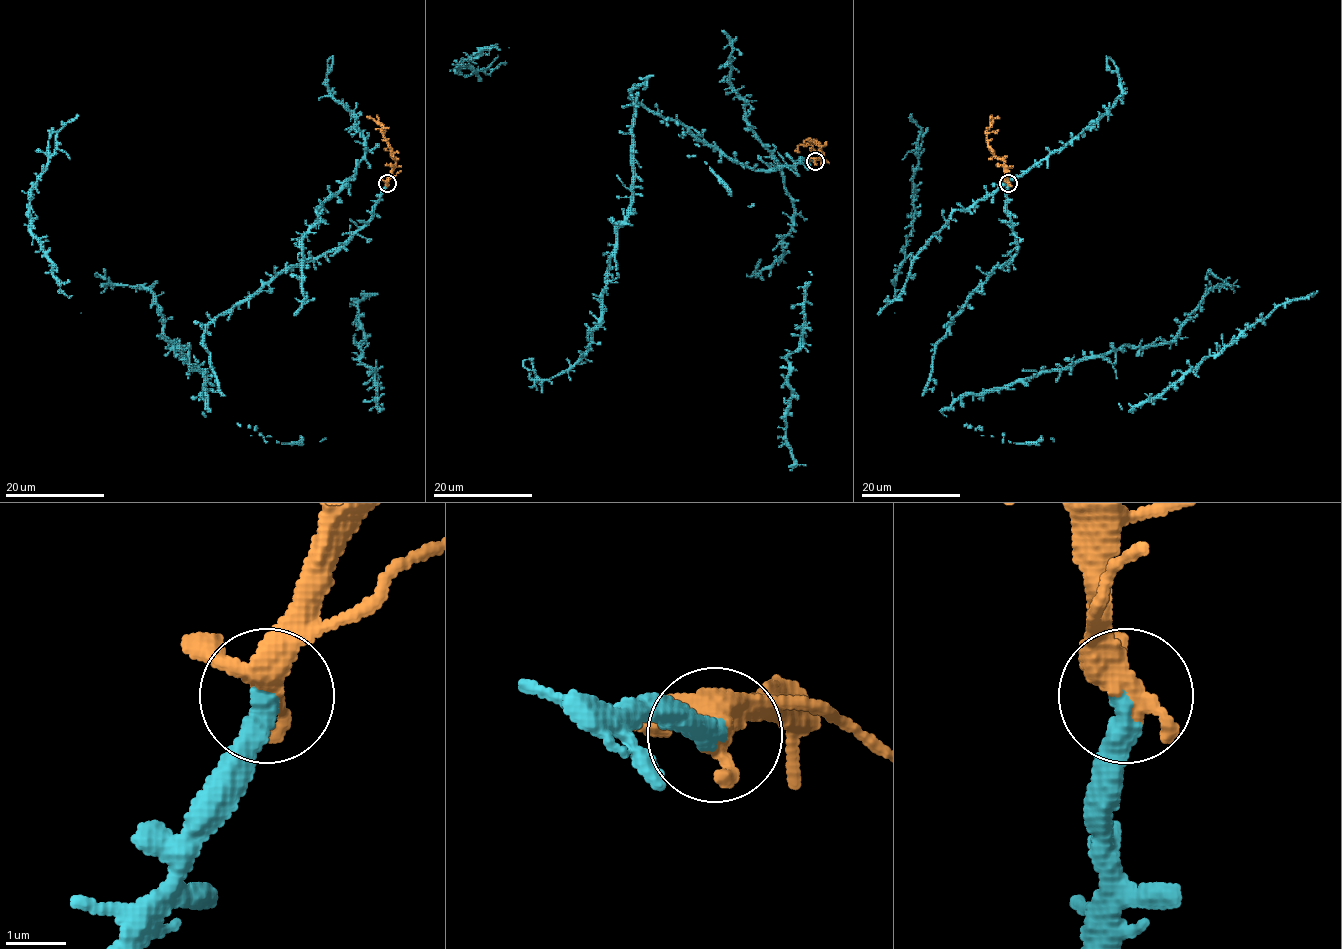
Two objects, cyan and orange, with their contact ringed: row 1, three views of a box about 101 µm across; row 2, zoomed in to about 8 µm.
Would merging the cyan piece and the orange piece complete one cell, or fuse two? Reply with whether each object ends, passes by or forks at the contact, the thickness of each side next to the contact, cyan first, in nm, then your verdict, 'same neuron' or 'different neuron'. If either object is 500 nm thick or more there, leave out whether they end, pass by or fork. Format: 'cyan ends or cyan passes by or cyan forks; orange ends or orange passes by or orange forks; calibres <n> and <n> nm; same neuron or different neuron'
cyan ends; orange passes by; calibres 360 and 440 nm; same neuron

